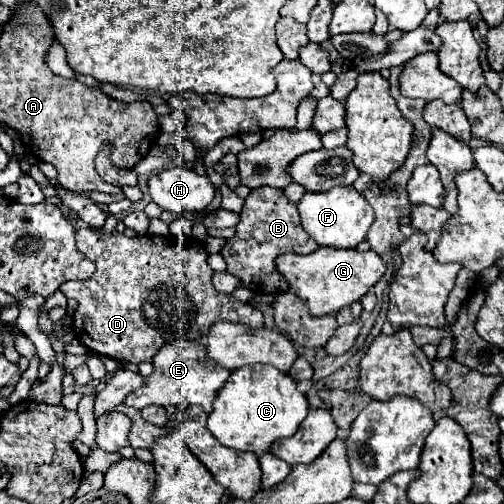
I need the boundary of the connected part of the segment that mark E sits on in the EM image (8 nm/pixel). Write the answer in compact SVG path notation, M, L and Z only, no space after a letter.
M176 340L176 346L172 342L164 344L152 362L154 362L154 372L146 378L146 386L132 392L124 400L124 404L134 406L134 408L144 408L150 404L156 404L156 406L200 404L206 412L210 412L218 390L224 386L224 380L228 380L228 376L230 376L230 372L224 370L222 366L208 362L208 356L206 356L202 342Z

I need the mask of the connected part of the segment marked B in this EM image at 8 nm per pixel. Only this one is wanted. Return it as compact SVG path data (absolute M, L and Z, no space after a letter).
M260 186L252 190L240 212L240 222L236 226L234 238L230 238L220 250L228 264L228 272L238 276L240 284L250 288L252 292L286 292L288 282L284 282L284 276L276 270L274 260L288 250L294 250L298 254L308 254L316 250L316 242L312 242L312 238L308 238L308 234L304 234L302 230L296 204L292 204L282 190L272 190L270 186Z

